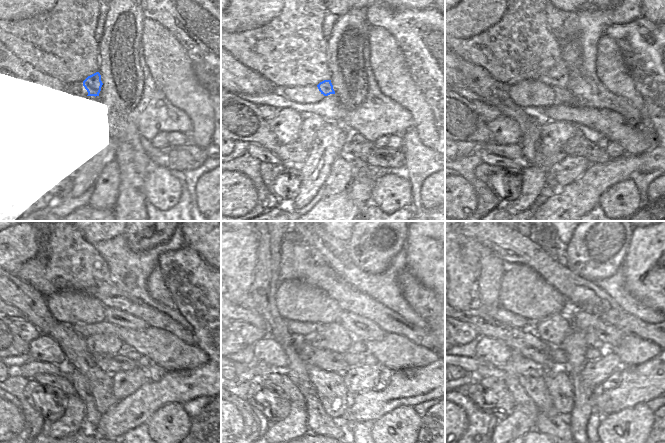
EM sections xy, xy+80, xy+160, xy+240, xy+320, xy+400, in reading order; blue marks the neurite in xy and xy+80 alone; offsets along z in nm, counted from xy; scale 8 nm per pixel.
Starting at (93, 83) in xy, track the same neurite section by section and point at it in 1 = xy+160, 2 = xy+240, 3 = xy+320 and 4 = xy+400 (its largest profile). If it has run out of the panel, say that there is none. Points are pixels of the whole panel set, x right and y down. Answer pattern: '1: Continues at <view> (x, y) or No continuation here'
1: Continues at xy+160 (563, 95)
2: Continues at xy+240 (115, 317)
3: Continues at xy+320 (363, 329)
4: Continues at xy+400 (586, 322)

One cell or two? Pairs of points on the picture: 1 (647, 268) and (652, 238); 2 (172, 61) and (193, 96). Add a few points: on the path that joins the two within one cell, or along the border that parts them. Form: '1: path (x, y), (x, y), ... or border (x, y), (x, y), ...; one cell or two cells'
1: path (652, 261), (652, 245); one cell
2: path (172, 70), (174, 77), (184, 87); one cell

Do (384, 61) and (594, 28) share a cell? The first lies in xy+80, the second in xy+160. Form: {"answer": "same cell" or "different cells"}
{"answer": "different cells"}

